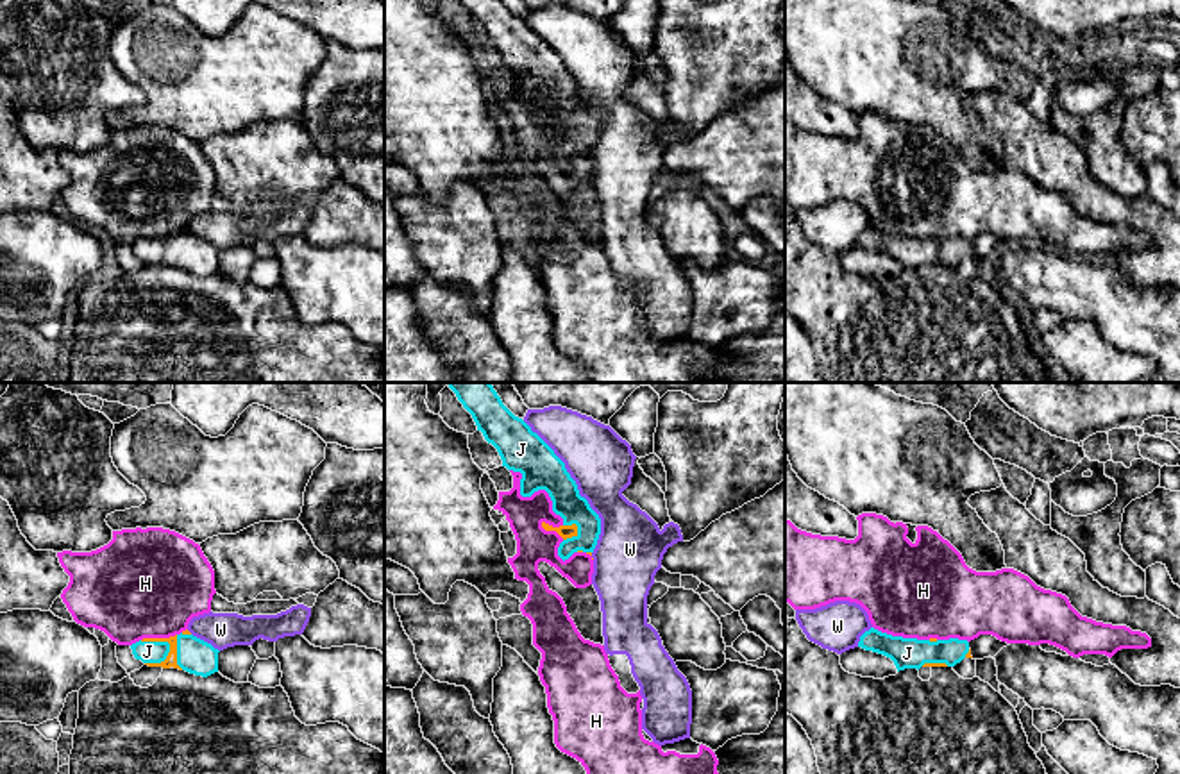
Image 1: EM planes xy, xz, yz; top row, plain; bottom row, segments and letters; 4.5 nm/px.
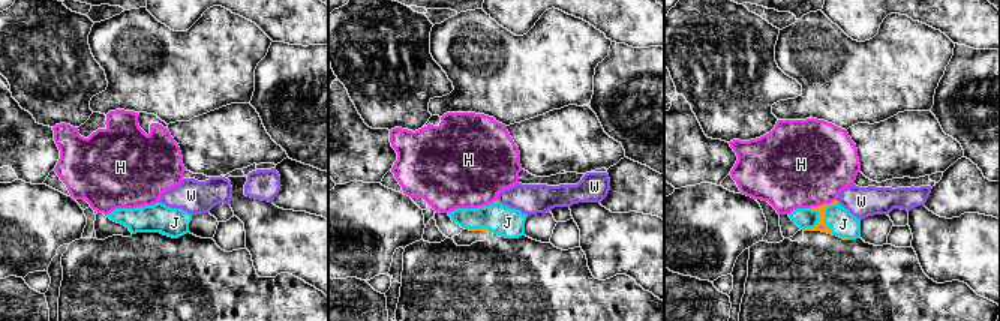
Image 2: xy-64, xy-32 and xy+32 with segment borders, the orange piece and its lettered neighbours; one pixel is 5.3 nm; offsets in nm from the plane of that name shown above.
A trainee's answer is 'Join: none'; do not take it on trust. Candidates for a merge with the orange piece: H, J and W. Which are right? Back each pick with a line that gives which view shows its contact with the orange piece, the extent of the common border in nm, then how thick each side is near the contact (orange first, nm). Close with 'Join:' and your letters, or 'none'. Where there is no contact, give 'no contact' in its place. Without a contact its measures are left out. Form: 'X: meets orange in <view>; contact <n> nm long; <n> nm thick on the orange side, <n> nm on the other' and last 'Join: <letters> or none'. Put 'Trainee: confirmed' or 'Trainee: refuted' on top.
Trainee: refuted
J: meets orange in xy; contact 150 nm long; 50 nm thick on the orange side, 100 nm on the other
Join: J

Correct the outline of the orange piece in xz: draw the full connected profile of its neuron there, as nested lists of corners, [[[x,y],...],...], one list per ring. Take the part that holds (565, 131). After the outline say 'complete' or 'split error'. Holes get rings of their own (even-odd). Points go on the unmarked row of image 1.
[[[502,0],[459,2],[472,14],[485,39],[497,48],[502,66],[522,73],[520,95],[531,97],[538,89],[549,93],[552,111],[563,118],[563,123],[552,127],[542,122],[542,127],[556,130],[563,138],[558,156],[563,161],[574,152],[592,156],[601,134],[601,118],[579,95],[576,80],[554,50]]]; split error

